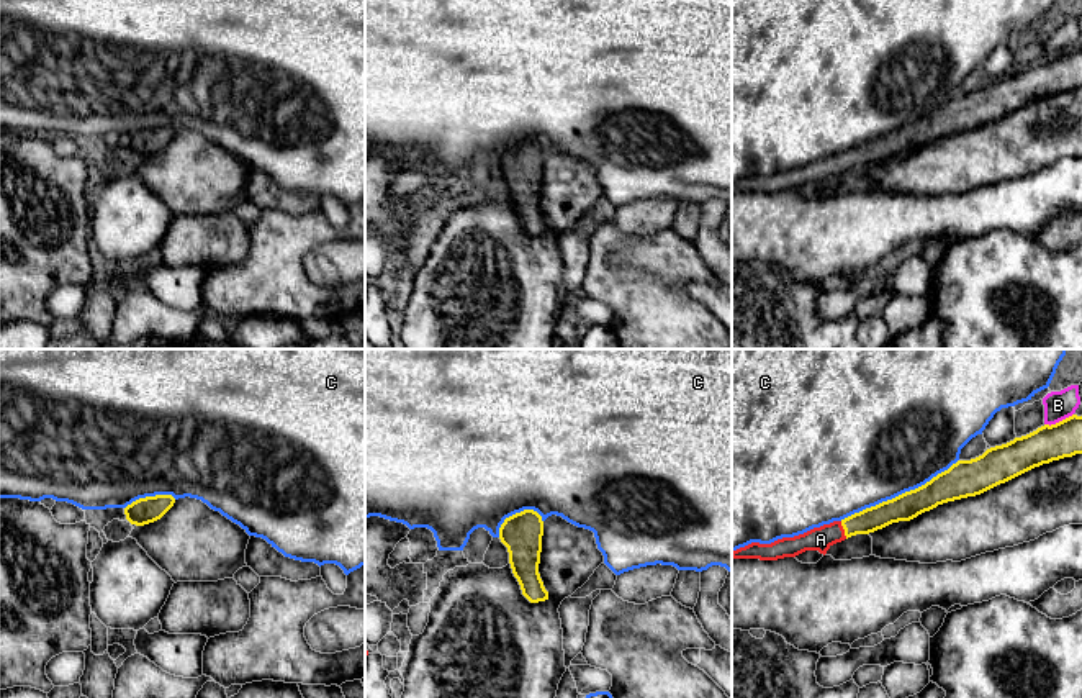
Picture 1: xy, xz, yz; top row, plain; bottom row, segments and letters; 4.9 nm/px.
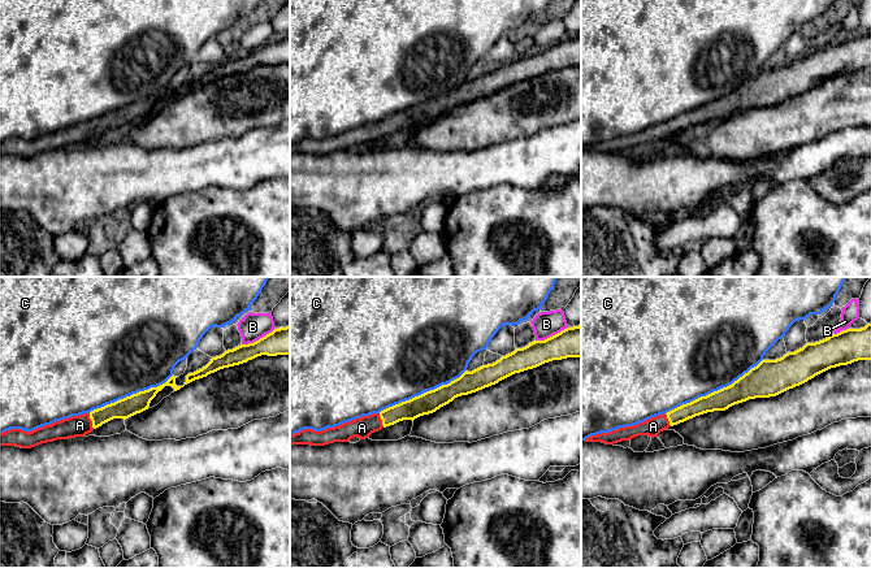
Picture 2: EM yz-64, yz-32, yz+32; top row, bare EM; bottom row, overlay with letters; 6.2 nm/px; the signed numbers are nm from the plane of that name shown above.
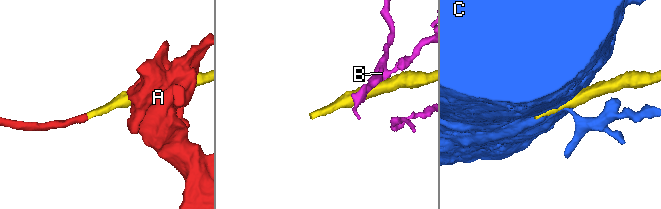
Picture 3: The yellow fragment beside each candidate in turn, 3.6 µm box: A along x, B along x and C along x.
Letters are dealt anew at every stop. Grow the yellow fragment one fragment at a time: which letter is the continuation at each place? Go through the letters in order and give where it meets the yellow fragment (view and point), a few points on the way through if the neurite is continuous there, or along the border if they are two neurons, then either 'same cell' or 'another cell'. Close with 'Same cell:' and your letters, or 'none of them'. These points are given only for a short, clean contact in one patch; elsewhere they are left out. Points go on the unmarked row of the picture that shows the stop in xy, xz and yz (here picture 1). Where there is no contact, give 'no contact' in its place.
A: yz (843, 161) | across yz (870, 153), (843, 161), (820, 172) | same cell
B: yz (1059, 54) | along yz (1072, 46), (1045, 58) | another cell
C: yz (899, 128) | another cell
Same cell: A

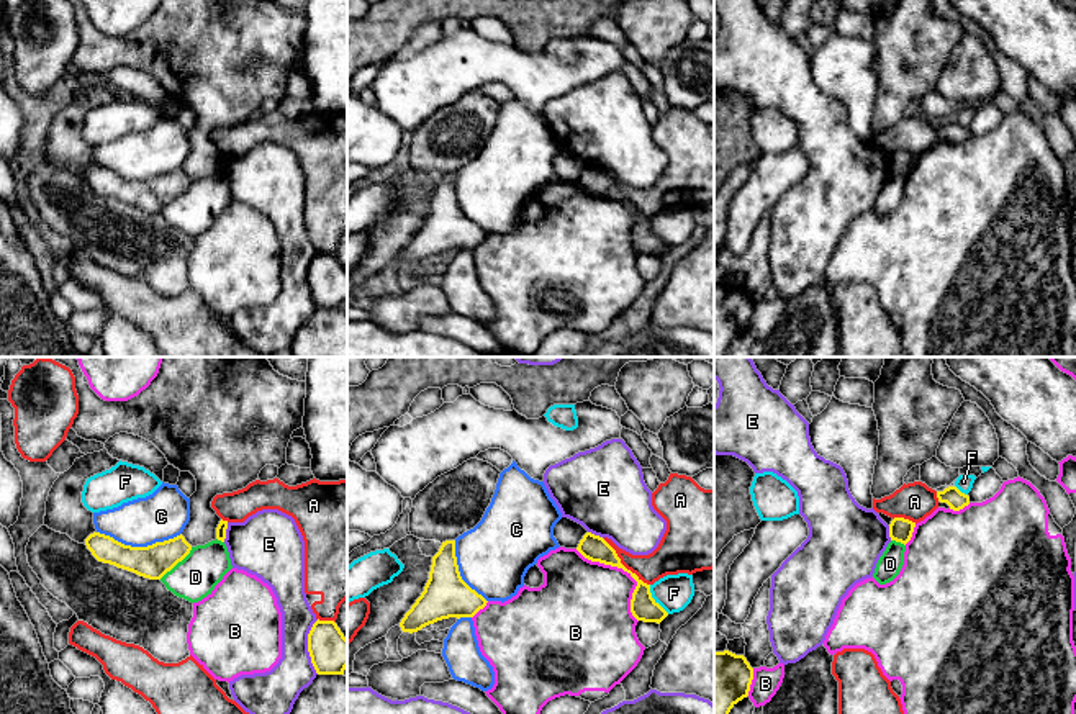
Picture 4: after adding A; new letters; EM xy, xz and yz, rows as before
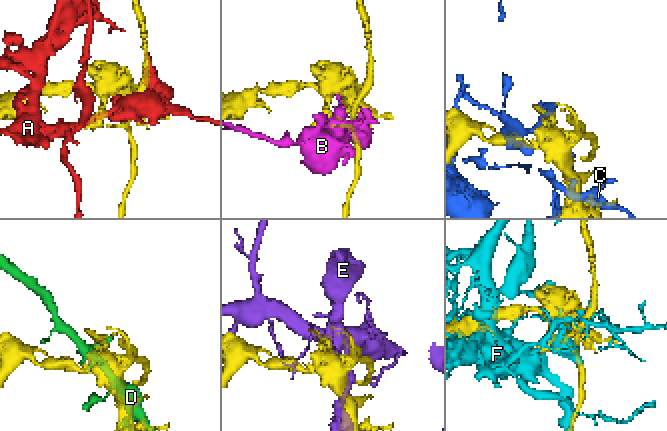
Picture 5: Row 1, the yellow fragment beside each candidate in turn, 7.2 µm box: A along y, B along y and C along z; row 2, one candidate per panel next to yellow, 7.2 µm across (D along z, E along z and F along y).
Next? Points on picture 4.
A: xz (623, 198) | another cell
B: xz (626, 203) | another cell
C: xy (140, 180) | another cell
D: xy (176, 197) | another cell
E: xy (308, 280) | another cell
F: xz (654, 233) | another cell
Same cell: none of them

